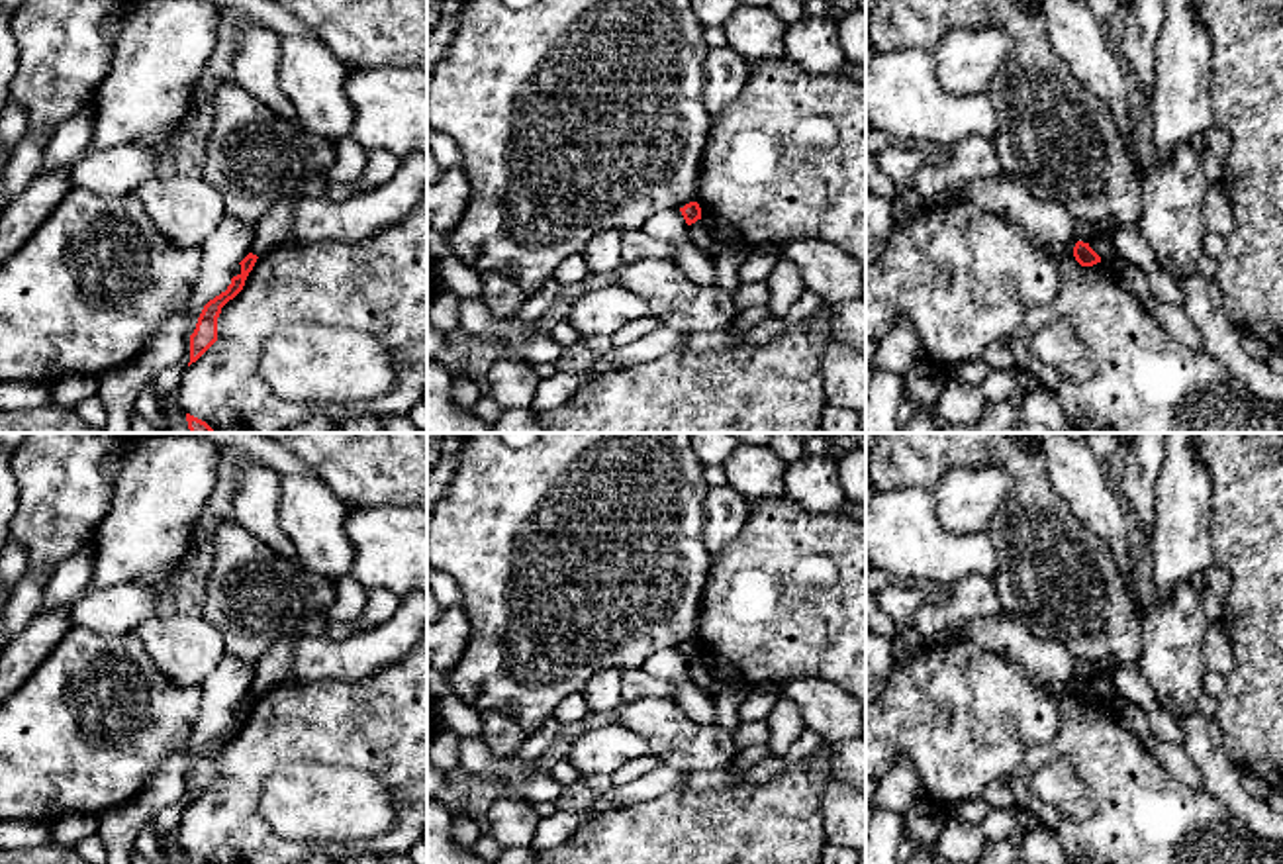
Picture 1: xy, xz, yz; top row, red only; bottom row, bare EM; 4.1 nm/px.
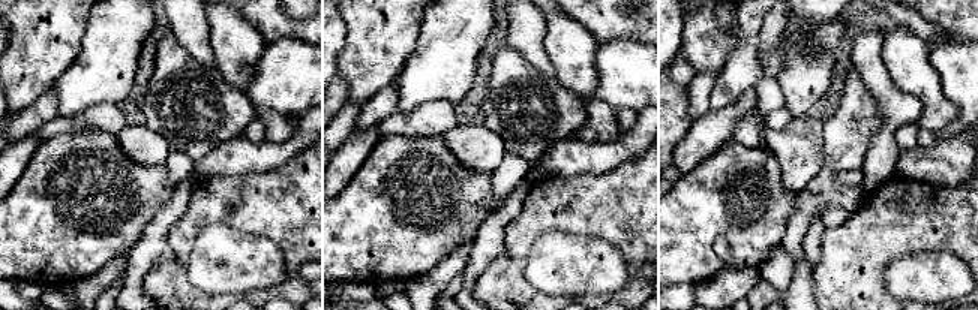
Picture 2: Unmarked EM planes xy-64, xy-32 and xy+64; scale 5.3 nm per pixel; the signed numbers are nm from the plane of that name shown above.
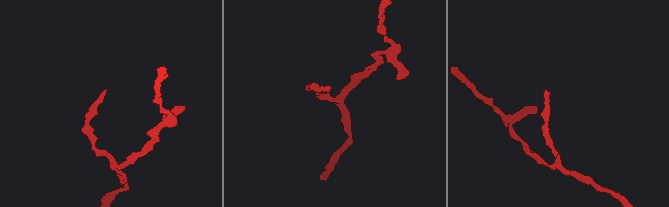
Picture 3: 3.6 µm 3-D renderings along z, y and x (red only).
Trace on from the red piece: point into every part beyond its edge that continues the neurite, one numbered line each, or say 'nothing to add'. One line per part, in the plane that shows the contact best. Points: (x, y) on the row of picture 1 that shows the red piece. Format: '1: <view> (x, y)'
nothing to add

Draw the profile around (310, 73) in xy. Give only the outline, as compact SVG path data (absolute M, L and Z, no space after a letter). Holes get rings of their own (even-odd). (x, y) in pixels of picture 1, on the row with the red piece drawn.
M284 35L278 84L290 98L300 127L337 143L351 133L353 106L345 94L349 67L321 39Z

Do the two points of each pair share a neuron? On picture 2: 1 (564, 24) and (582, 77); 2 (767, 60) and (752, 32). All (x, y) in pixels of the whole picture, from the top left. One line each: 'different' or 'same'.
1: same
2: different

